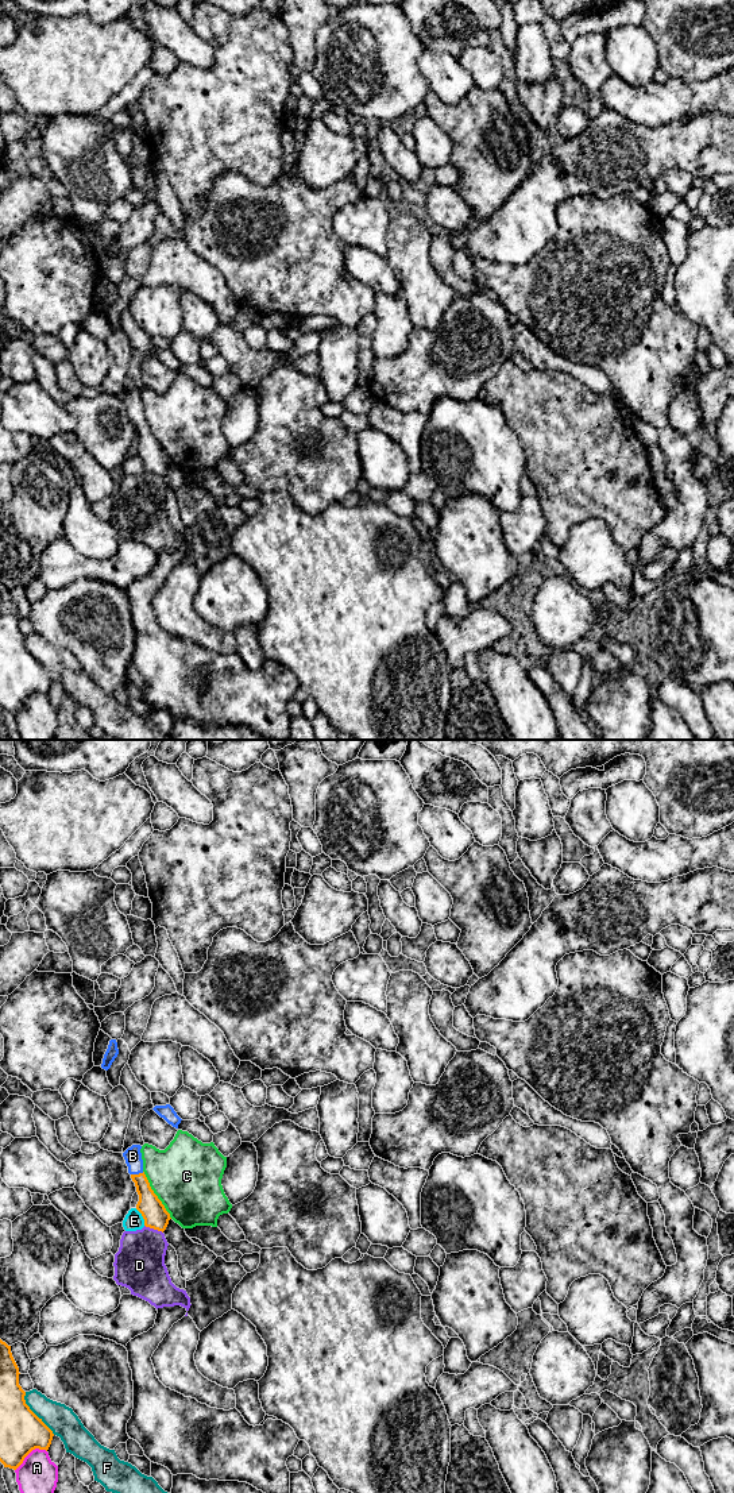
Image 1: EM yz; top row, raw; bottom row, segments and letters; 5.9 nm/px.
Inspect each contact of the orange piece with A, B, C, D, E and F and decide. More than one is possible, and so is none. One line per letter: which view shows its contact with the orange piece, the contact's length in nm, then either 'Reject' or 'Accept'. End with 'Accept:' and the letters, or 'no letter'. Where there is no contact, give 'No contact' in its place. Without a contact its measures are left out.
A: Touches orange in yz. Shared border 220 nm. Reject
B: Touches orange in yz. Shared border 80 nm. Accept
C: Touches orange in yz. Shared border 340 nm. Reject
D: Touches orange in yz. Shared border 120 nm. Reject
E: Touches orange in yz. Shared border 120 nm. Reject
F: Touches orange in yz. Shared border 320 nm. Reject
Accept: B

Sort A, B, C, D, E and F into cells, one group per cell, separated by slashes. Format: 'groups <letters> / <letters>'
groups A / B / C / D / E / F

